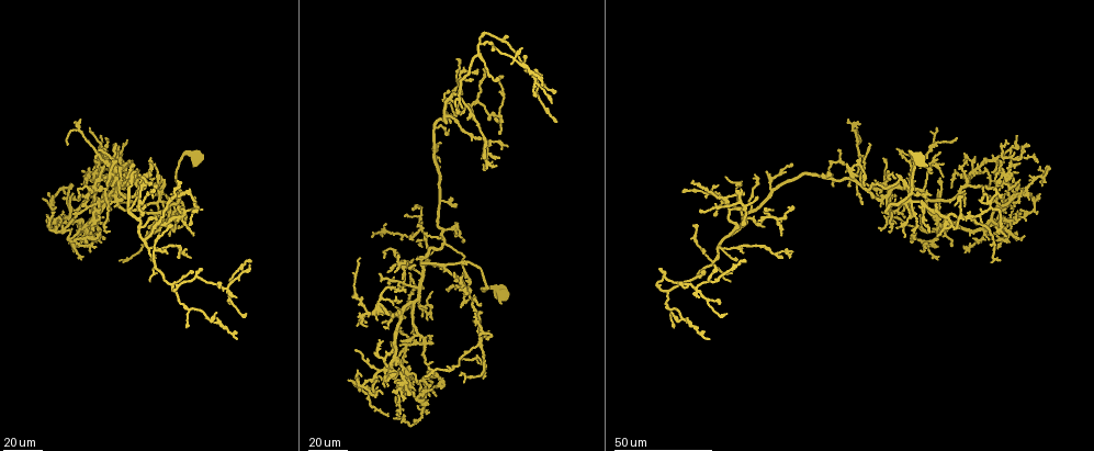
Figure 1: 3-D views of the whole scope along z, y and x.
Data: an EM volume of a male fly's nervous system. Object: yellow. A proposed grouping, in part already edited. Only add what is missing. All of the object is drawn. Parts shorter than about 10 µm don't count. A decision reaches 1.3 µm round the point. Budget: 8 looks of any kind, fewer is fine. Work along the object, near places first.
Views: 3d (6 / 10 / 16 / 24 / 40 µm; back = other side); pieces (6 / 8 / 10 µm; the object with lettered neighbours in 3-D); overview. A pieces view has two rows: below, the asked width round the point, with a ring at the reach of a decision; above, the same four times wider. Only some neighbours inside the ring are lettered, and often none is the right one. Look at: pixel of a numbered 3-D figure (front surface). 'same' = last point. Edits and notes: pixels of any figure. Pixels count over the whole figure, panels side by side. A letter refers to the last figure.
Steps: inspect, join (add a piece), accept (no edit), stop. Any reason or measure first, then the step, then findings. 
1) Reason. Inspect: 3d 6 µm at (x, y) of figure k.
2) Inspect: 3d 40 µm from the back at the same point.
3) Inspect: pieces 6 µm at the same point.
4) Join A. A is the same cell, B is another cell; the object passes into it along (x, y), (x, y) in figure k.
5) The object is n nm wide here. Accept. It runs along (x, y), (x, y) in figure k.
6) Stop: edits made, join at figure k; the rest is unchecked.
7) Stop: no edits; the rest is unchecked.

Free end. Inspect: 3d 24 µm at (462, 109) of figure 1.

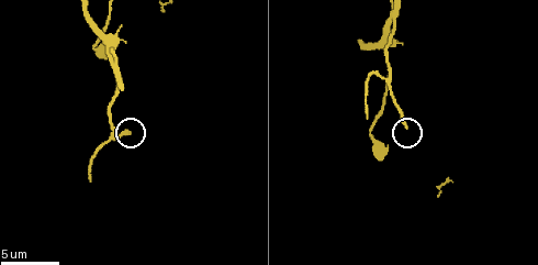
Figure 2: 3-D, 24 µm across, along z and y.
Inspect: pieces 6 µm at (131, 133) of figure 2.

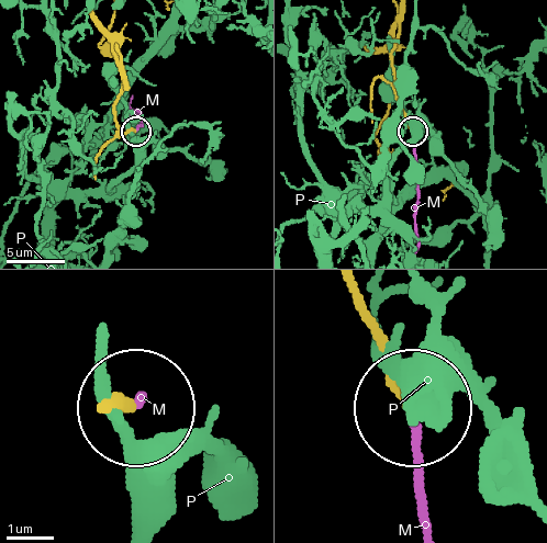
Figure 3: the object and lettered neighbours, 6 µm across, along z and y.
Join M. M is the same cell, P is another cell; it goes on there.

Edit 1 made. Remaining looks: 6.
End of a long branch. Inspect: 3d 24 µm at (558, 121) of figure 1.

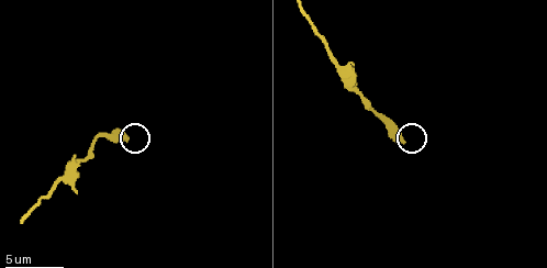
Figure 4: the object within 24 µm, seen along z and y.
Inspect: pieces 10 µm at (401, 142) of figure 4.

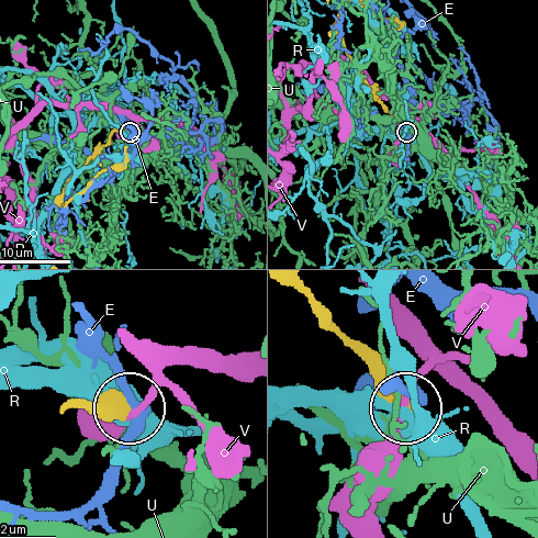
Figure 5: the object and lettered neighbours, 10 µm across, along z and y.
Accept. E, R, U and V are other cells; it runs along (70, 406), (127, 404) in figure 5; none of them fits.

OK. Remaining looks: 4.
Free end. Inspect: 3d 24 µm at (500, 148) of figure 1.

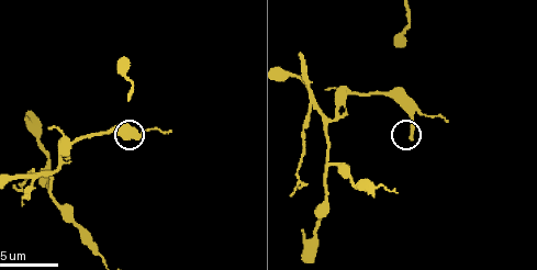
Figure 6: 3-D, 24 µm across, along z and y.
Inspect: pieces 6 µm at (413, 137) of figure 6.

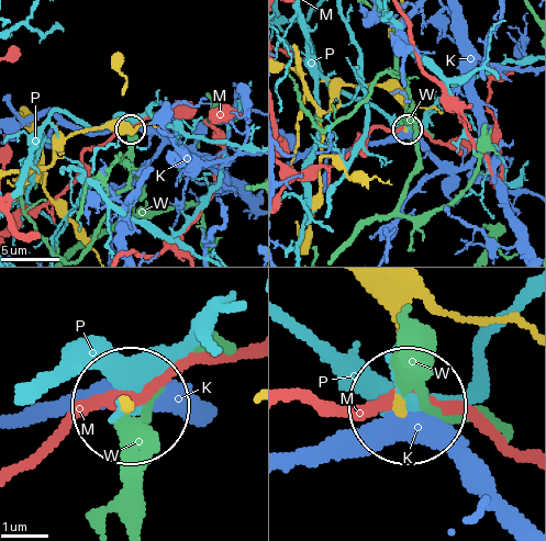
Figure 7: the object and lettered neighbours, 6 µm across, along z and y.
Accept. K, M, P and W are other cells; none of them fits.

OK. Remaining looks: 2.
An open end. Inspect: 3d 24 µm at (659, 269) of figure 1.

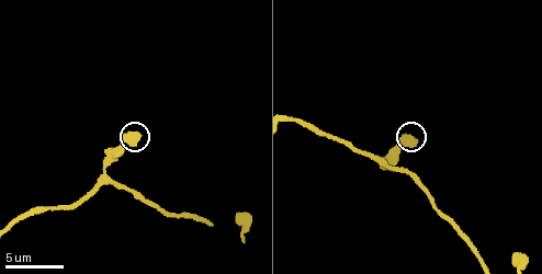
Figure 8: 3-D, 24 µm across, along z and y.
See the neighbours. Inspect: pieces 8 µm at (138, 135) of figure 8.

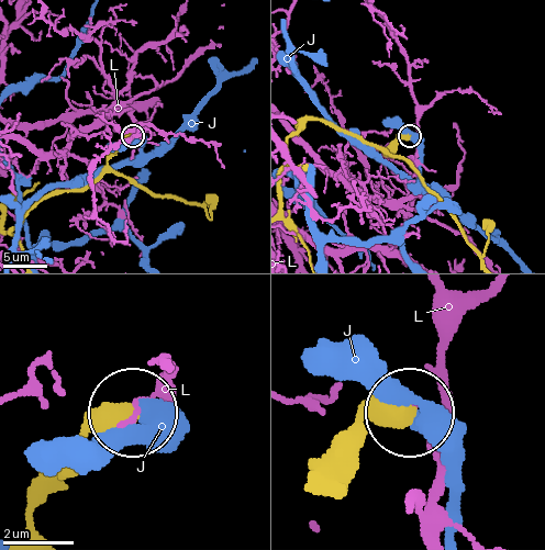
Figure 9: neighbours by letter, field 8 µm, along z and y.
Accept. J and L are other cells; none of them fits.

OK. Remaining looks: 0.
Stop: edits made, join at figure 3; the rest is unchecked.

